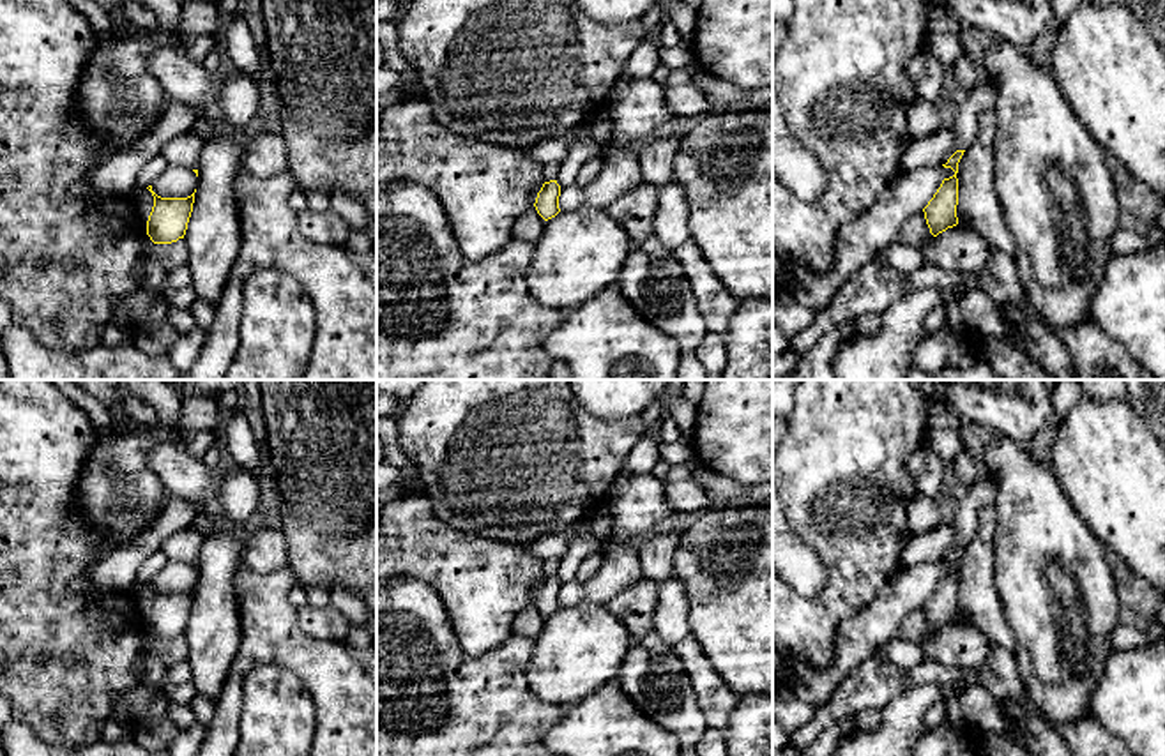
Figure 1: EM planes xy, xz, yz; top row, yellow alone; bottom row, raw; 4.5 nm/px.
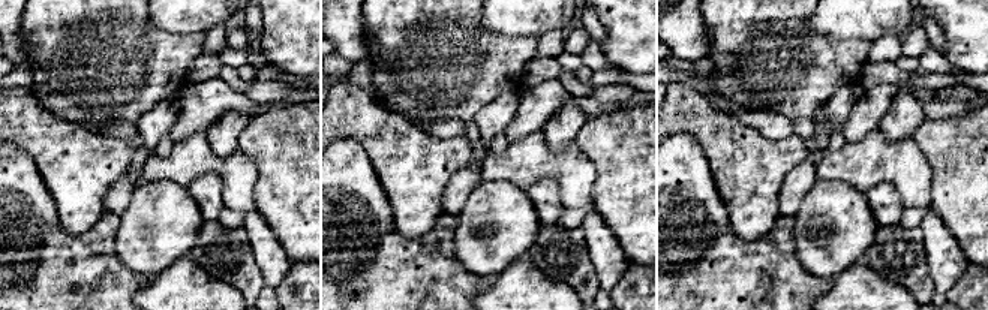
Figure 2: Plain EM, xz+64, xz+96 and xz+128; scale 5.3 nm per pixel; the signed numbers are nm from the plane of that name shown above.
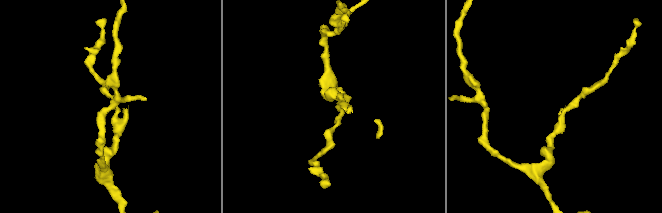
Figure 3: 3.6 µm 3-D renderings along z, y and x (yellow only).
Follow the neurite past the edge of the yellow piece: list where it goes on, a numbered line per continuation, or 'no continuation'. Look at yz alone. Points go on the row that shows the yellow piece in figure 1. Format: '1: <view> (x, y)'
1: yz (983, 96)

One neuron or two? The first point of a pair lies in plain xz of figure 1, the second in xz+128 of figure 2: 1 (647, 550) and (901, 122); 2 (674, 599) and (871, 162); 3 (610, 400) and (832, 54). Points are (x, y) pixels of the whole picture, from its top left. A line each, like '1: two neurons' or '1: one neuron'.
1: one neuron
2: one neuron
3: two neurons

